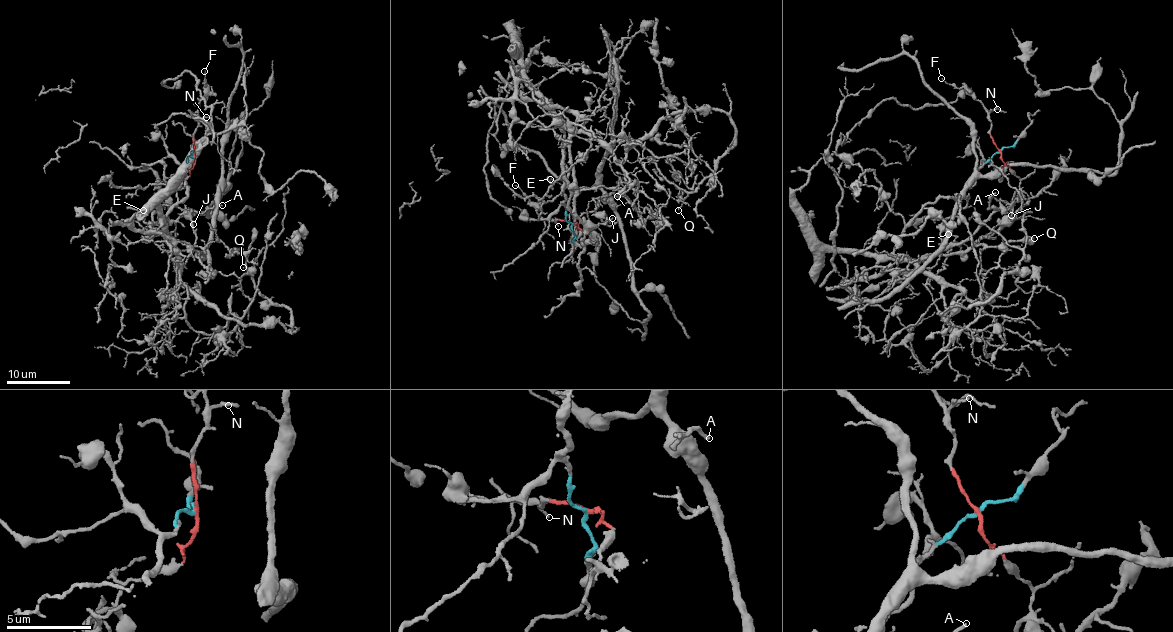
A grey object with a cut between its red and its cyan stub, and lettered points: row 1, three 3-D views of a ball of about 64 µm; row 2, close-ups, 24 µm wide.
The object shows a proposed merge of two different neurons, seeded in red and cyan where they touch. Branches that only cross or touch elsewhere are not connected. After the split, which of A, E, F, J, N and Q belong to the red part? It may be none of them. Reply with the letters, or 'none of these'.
A, E, F, J, N

